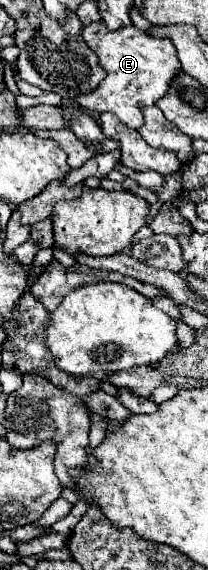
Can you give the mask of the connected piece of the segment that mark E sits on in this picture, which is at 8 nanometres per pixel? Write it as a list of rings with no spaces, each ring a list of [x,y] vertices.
[[[88,24],[82,30],[82,38],[98,54],[100,66],[108,72],[108,76],[92,94],[80,96],[78,104],[100,114],[110,112],[134,130],[142,128],[142,106],[152,106],[158,98],[166,96],[166,88],[170,88],[170,82],[182,72],[174,44],[168,38],[162,40],[142,34],[136,26],[108,30],[102,24]]]

